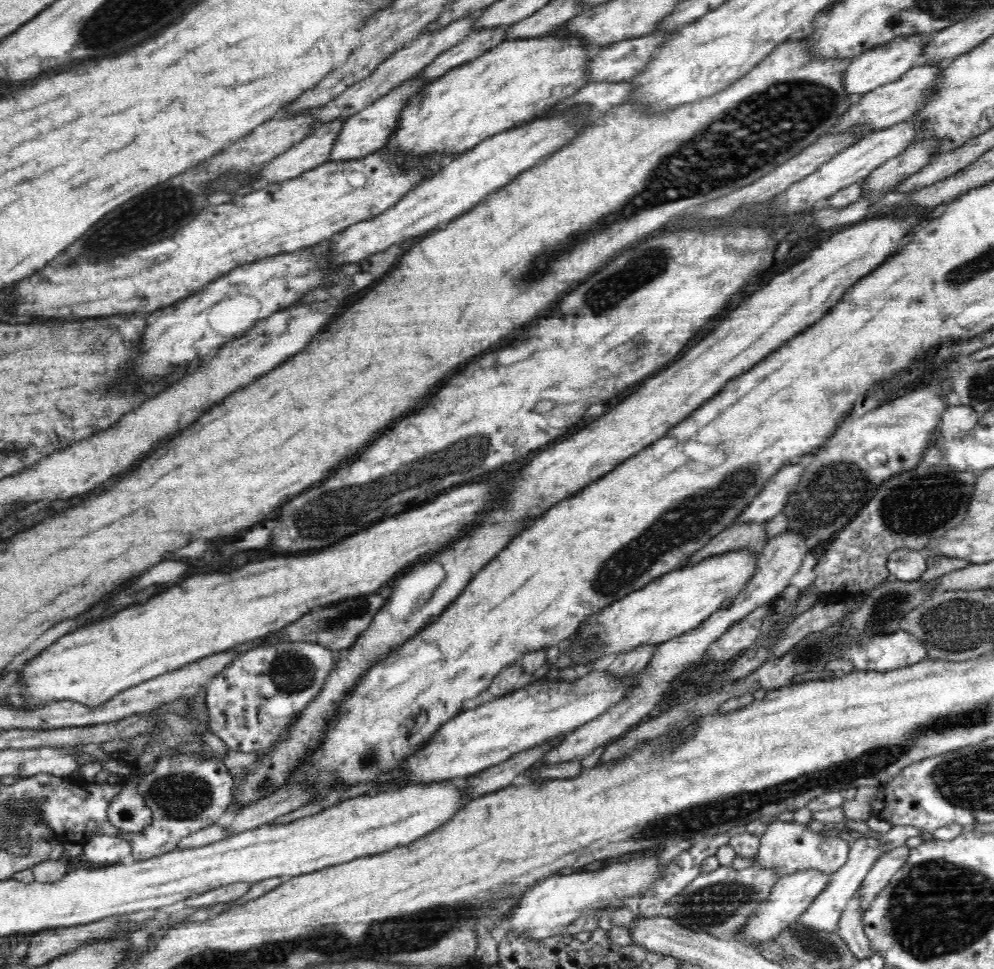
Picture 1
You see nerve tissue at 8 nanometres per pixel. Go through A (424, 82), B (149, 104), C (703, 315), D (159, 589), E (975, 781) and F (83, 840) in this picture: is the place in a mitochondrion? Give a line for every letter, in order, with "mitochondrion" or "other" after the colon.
A: other
B: other
C: other
D: other
E: mitochondrion
F: other

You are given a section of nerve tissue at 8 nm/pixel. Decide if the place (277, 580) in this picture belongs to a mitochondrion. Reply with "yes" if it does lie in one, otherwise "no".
no

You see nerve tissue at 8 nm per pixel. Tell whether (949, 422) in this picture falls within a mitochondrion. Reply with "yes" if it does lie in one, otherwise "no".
no

